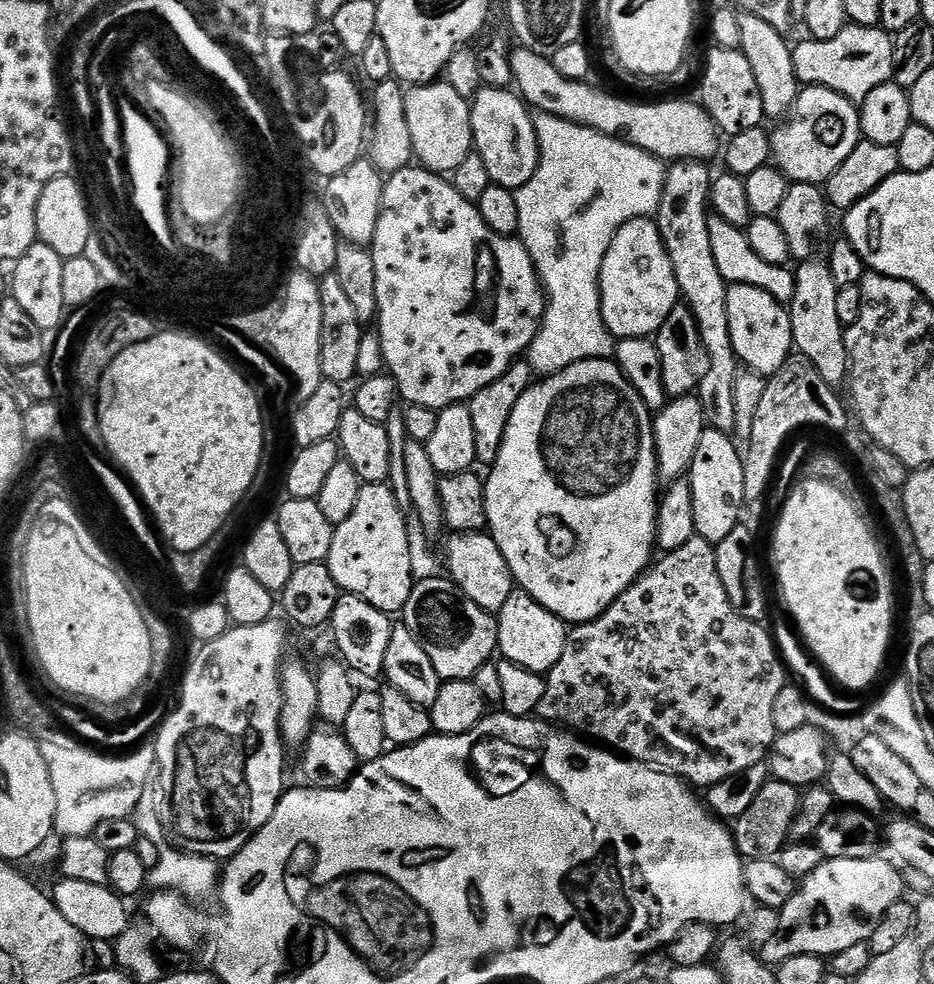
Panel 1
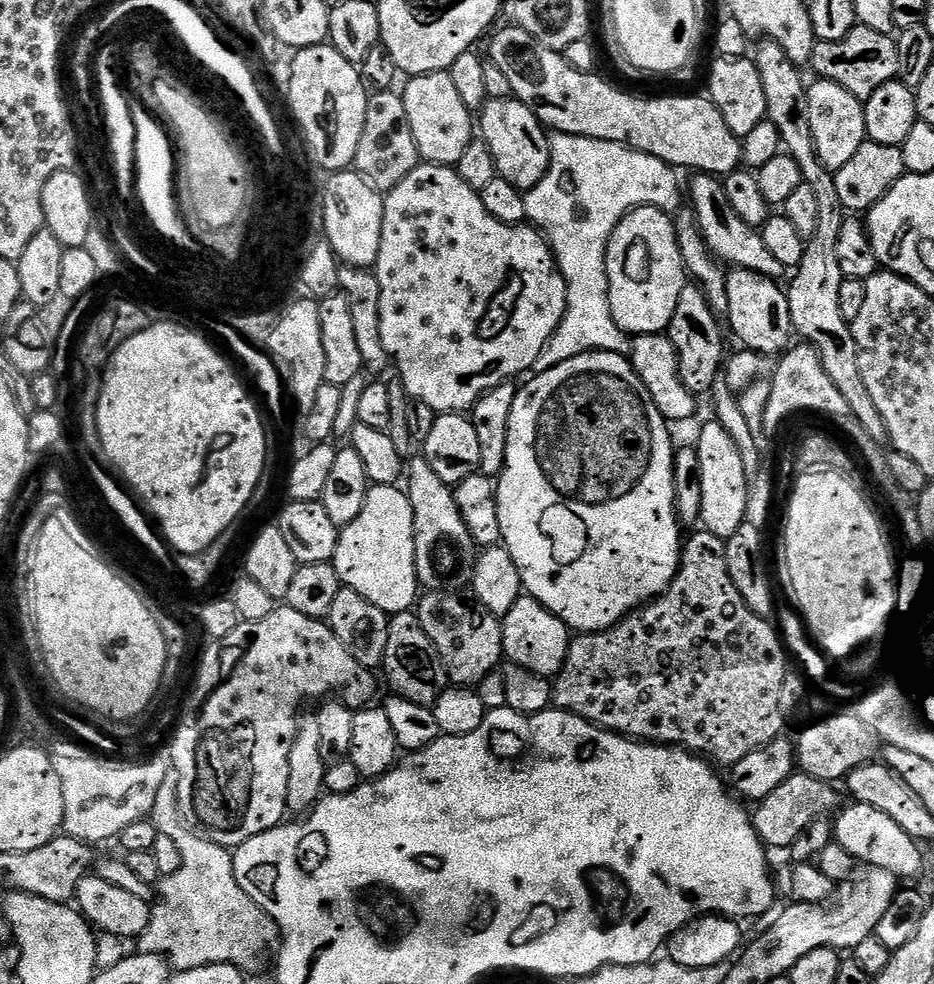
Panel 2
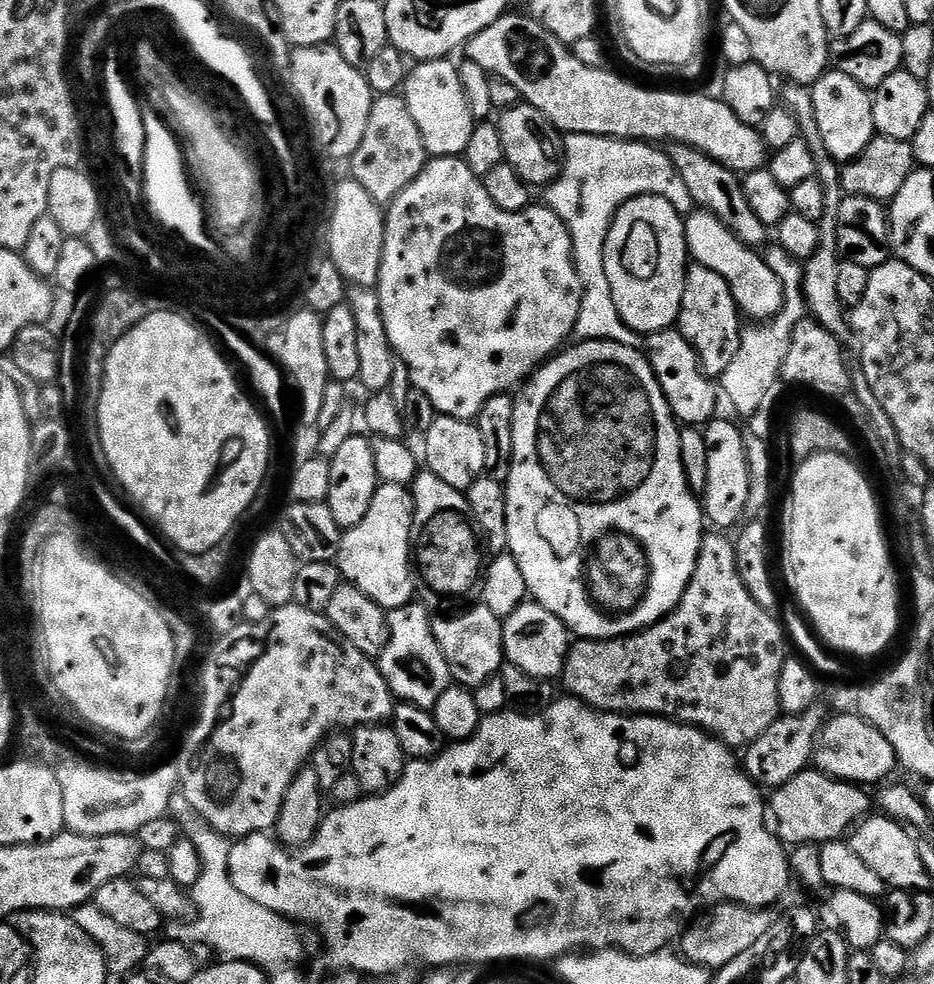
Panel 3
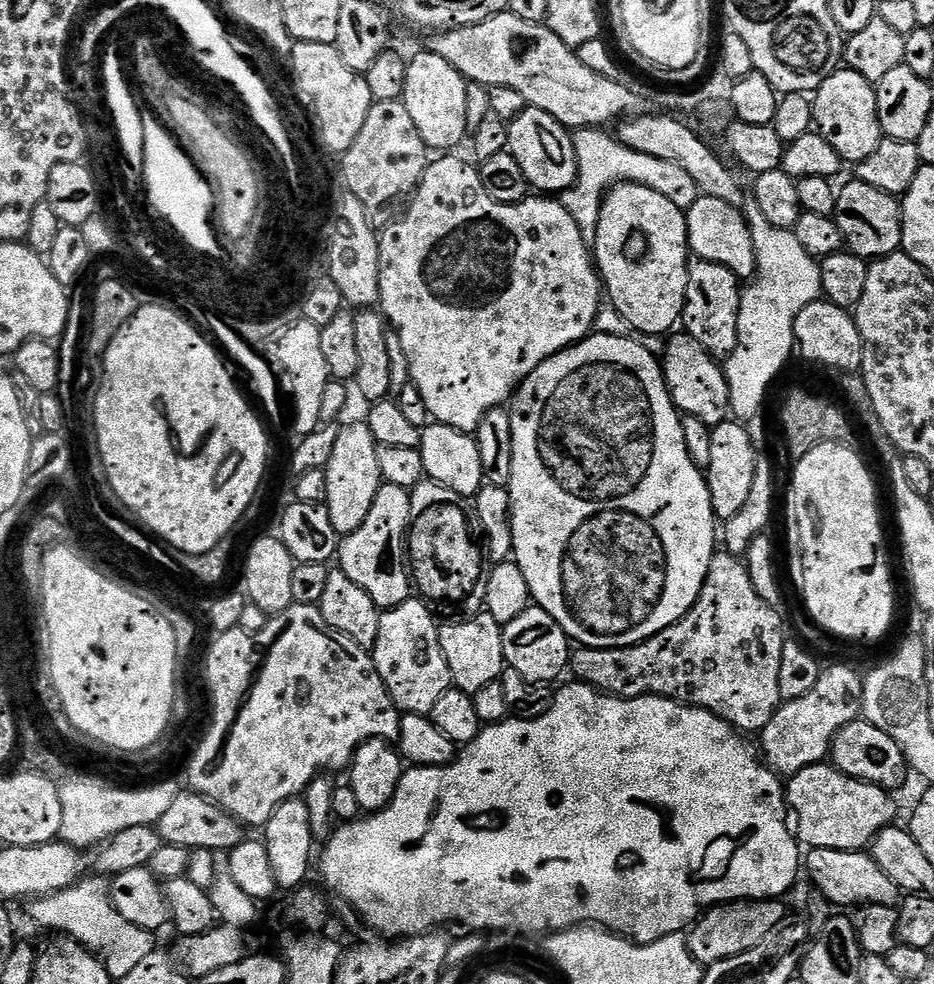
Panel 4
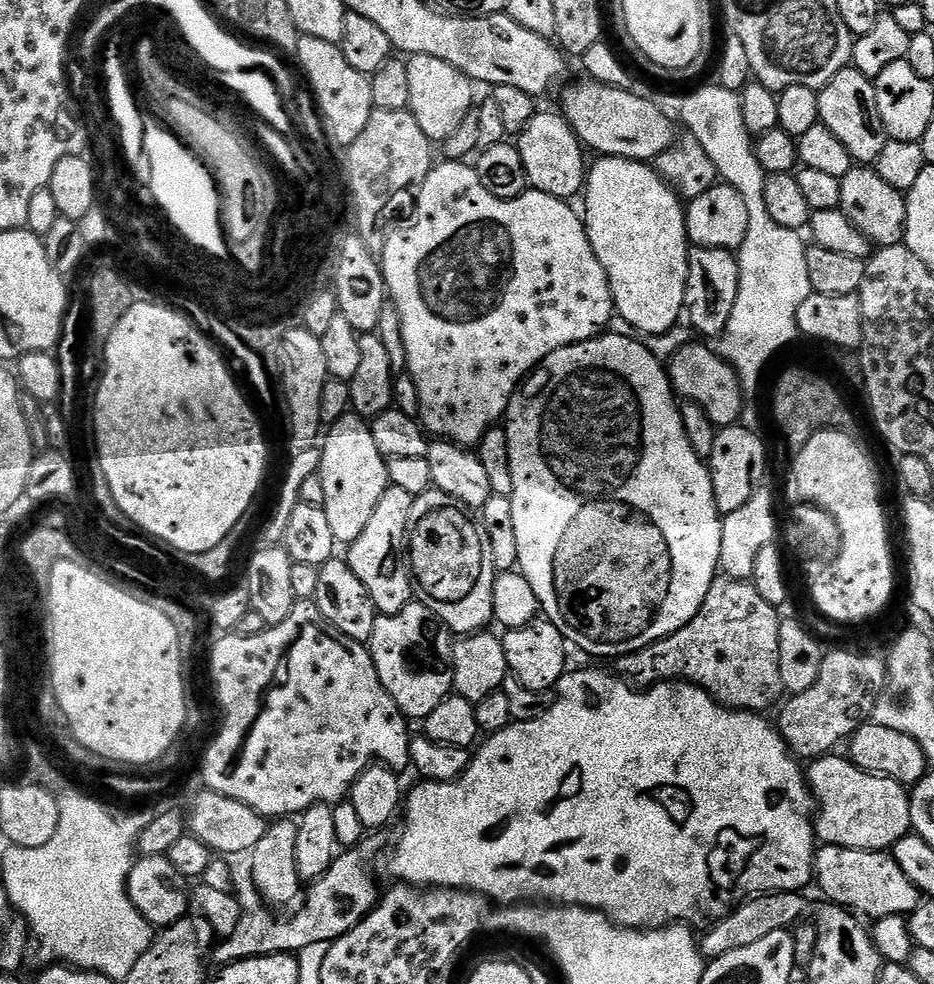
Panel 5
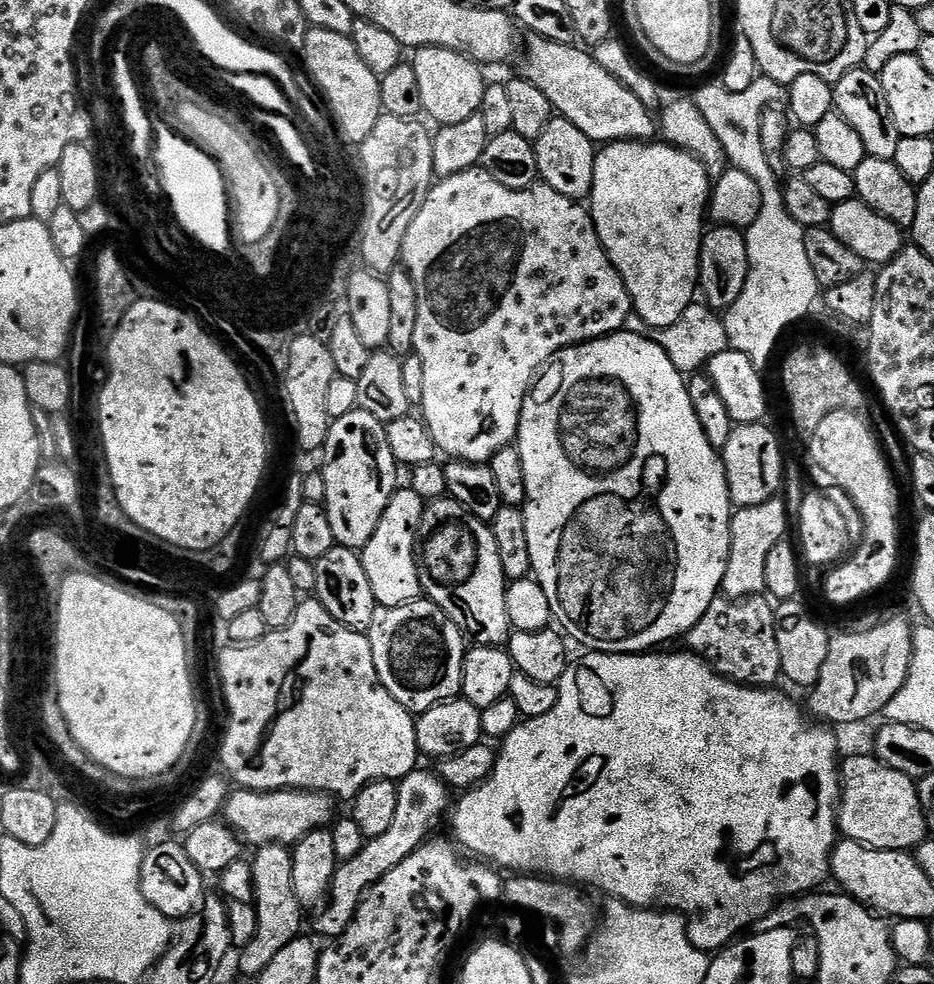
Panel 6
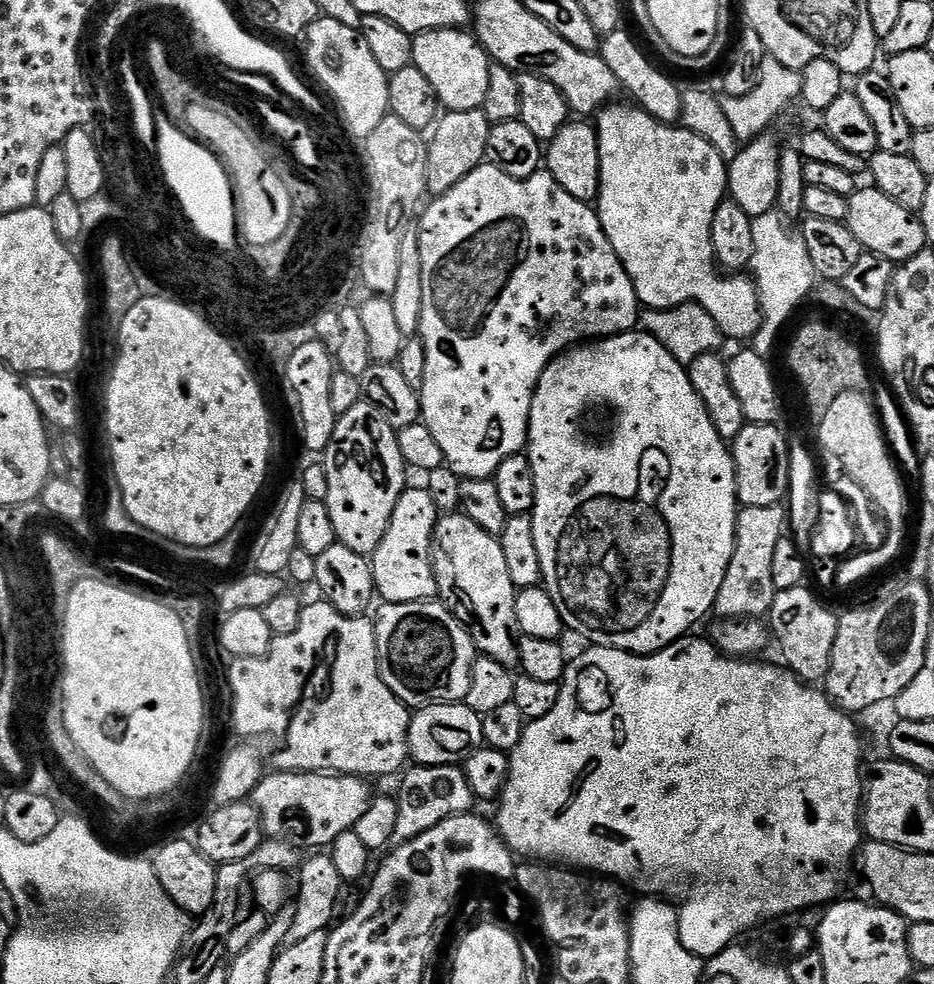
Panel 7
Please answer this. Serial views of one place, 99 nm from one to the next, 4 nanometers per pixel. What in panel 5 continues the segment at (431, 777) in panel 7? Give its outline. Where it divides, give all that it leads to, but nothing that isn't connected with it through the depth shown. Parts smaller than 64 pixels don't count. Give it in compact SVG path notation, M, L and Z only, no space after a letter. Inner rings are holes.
M371 838L361 840L354 848L341 851L330 870L307 885L302 896L304 905L293 916L271 916L268 912L242 915L232 936L223 937L221 944L211 949L211 963L213 960L216 966L223 966L255 956L271 956L274 952L299 954L306 946L314 946L314 942L331 944L333 940L342 938L354 930L354 926L358 926L358 922L362 922L378 903L376 872L372 867L379 852L379 842Z

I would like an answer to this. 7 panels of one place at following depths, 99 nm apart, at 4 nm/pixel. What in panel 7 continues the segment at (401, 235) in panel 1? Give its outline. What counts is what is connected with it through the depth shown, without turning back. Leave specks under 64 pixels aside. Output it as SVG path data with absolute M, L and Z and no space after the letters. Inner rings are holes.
M485 162L470 174L466 174L466 178L462 178L462 182L458 182L458 186L454 186L454 190L435 197L431 202L433 204L428 209L426 209L427 207L423 209L423 212L425 211L424 217L418 220L422 278L422 306L418 338L423 342L424 349L426 350L426 378L418 390L420 394L420 414L422 423L428 427L430 434L434 434L434 438L438 441L438 446L442 450L447 468L454 470L454 474L458 474L465 480L486 480L495 477L498 466L502 466L502 462L506 462L506 458L521 455L525 451L528 442L530 406L532 405L532 399L536 393L538 382L542 378L542 374L546 370L549 362L560 355L560 353L583 345L585 342L595 342L610 336L618 336L622 332L633 331L637 327L638 317L642 312L642 305L640 299L636 296L634 282L630 282L630 278L626 274L626 270L622 266L622 262L618 258L614 246L610 246L610 238L606 238L606 234L602 230L602 222L600 221L597 209L592 204L583 204L578 198L570 198L570 194L566 194L566 190L562 190L562 186L558 186L556 179L546 170L534 173L528 180L515 180L514 178L510 178L510 174L502 174L502 170L498 170L493 164Z

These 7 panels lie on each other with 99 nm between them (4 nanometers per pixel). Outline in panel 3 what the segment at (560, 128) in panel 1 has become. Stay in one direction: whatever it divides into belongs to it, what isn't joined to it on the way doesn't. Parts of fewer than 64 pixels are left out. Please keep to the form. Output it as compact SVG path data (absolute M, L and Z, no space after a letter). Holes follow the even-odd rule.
M573 132L563 137L564 163L560 170L560 177L547 185L548 200L546 207L558 216L566 226L566 230L572 239L572 256L576 259L578 278L584 287L582 306L578 314L576 331L577 341L582 340L609 340L618 342L622 346L640 348L642 344L641 333L633 332L630 326L624 324L624 319L618 314L614 306L614 294L610 294L610 278L606 278L606 262L604 261L604 247L612 220L616 217L616 211L626 202L630 202L635 196L661 196L674 206L682 214L693 211L694 205L690 198L690 190L686 190L686 182L682 182L682 174L673 167L672 159L667 151L653 146L648 142L635 140L613 140L610 136L591 136L590 134L578 134Z

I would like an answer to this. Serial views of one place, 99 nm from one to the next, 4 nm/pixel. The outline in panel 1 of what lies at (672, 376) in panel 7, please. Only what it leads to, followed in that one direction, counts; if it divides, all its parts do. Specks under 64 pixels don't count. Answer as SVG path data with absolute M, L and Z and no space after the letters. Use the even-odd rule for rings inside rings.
M605 358L603 360L583 360L582 362L574 362L574 366L566 366L566 370L562 370L553 376L543 377L539 382L533 383L532 387L526 390L526 394L522 394L522 398L518 398L518 406L514 406L514 414L510 414L510 426L506 426L506 434L502 442L502 450L498 454L498 458L487 469L488 476L484 480L484 493L486 494L486 518L488 519L487 531L494 538L494 542L498 542L498 550L502 550L502 558L506 558L506 566L510 566L513 581L523 591L529 592L536 601L542 606L546 606L546 610L550 610L559 620L563 620L569 626L585 624L594 618L598 618L610 607L611 604L621 596L624 591L630 587L635 580L643 576L653 563L652 548L657 547L656 542L656 509L658 507L658 488L656 492L656 484L658 485L658 473L656 470L656 447L654 446L654 434L652 433L653 413L646 406L646 402L642 402L642 398L638 394L638 390L634 390L634 386L630 386L630 382L622 374L617 366L615 359Z

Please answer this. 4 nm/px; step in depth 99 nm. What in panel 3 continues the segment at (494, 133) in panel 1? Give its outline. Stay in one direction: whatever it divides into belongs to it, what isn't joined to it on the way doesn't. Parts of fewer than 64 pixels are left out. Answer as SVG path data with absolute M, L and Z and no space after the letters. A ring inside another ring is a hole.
M523 102L499 113L500 137L505 161L529 186L547 186L560 177L564 163L564 141L561 133L533 104Z

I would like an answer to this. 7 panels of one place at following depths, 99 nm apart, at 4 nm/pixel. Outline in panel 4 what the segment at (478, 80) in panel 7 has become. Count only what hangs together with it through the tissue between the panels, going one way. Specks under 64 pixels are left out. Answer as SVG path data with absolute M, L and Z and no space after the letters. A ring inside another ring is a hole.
M424 50L408 60L406 90L402 99L406 110L410 110L410 118L414 118L414 126L418 126L418 135L430 150L456 150L463 140L465 143L470 132L466 122L468 86L469 81L461 72L431 50Z

